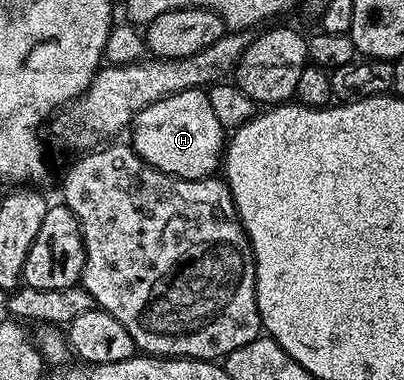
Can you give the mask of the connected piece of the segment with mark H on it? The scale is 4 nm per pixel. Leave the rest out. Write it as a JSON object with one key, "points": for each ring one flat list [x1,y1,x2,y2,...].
{"points":[[204,89,174,93,146,105,130,124,130,146,147,166,176,179,206,179,221,166,226,128,219,123]]}

